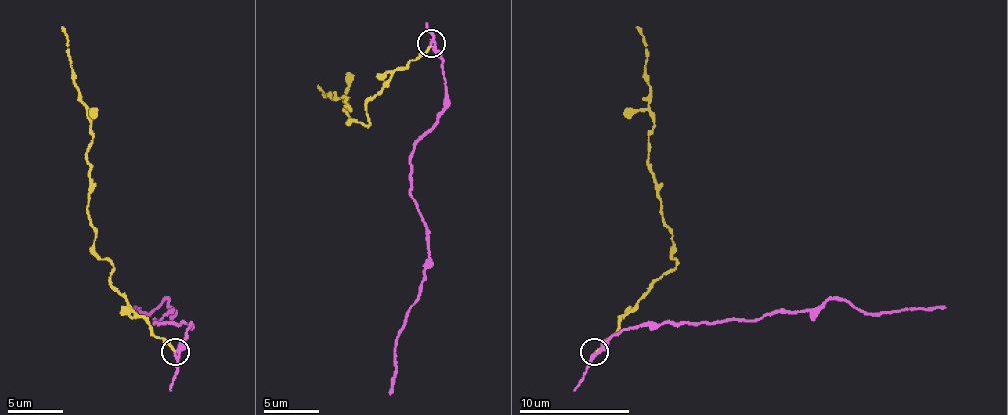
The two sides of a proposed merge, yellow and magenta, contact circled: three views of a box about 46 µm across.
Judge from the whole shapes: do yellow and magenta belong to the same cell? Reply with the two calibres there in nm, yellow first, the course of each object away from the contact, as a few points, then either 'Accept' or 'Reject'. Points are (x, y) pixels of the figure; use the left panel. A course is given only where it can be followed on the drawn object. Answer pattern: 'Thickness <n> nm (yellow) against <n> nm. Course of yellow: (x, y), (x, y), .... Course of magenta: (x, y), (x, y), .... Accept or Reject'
Thickness 150 nm (yellow) against 190 nm. Course of yellow: (175, 352), (111, 283), (111, 264), (94, 250), (94, 228), (86, 206), (86, 148), (92, 126), (61, 26). Course of magenta: (175, 352), (188, 325), (155, 322), (172, 311), (169, 303), (163, 303), (150, 314), (133, 305). Reject

